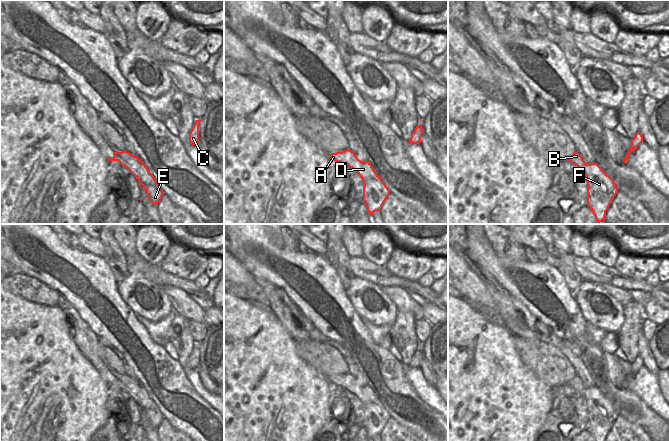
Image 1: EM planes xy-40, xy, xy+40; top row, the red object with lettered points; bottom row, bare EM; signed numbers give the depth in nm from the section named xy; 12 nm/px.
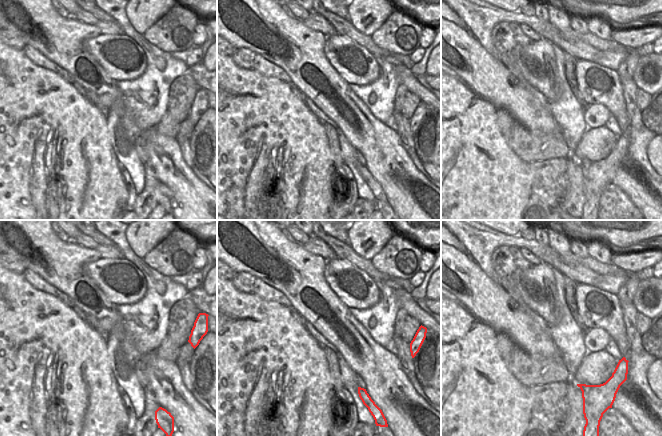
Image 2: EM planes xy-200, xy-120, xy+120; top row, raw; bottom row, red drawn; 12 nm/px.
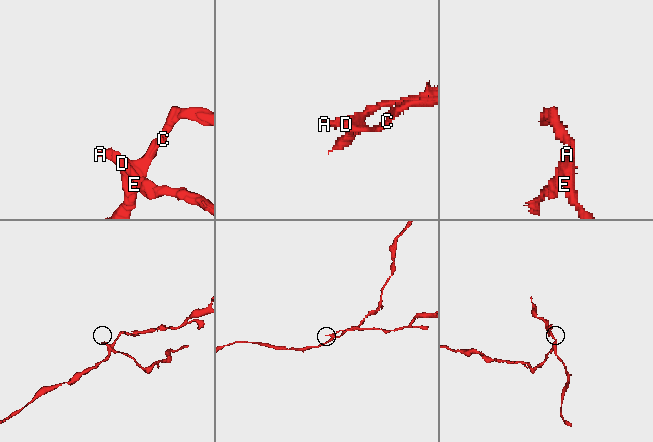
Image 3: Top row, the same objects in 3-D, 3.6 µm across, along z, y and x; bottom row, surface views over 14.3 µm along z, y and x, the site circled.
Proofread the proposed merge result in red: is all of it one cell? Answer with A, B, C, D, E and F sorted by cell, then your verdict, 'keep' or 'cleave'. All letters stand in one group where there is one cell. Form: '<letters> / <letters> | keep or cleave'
A B D / C E F | cleave

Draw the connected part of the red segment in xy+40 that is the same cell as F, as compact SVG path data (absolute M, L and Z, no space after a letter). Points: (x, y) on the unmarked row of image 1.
M594 386L588 393L592 401L591 408L587 410L587 429L595 441L605 441L618 411L597 387Z

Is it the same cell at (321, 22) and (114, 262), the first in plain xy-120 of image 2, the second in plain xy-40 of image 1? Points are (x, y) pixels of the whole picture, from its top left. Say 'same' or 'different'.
different

